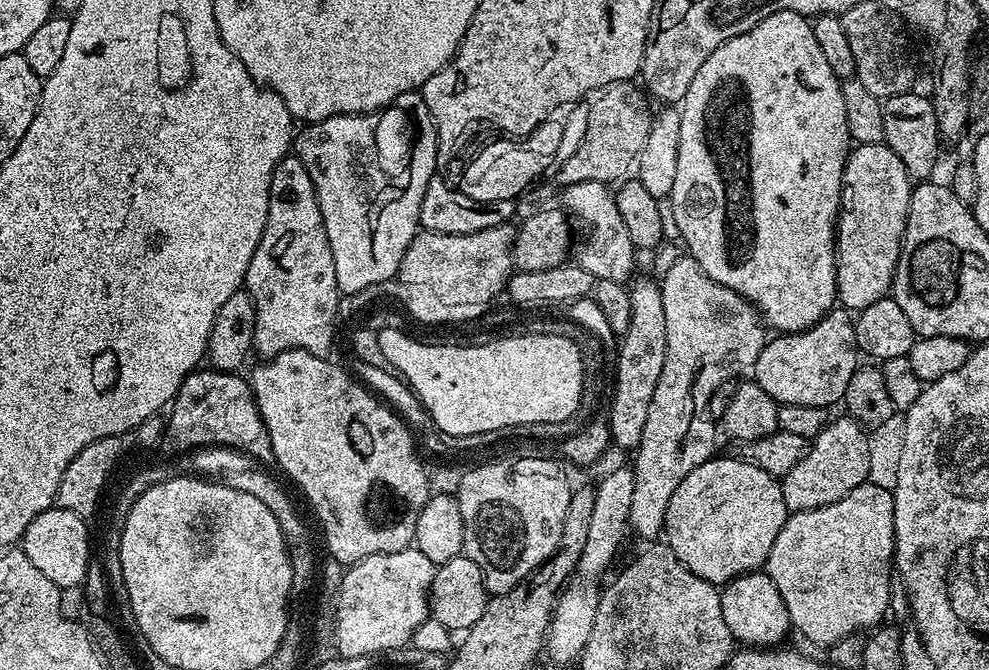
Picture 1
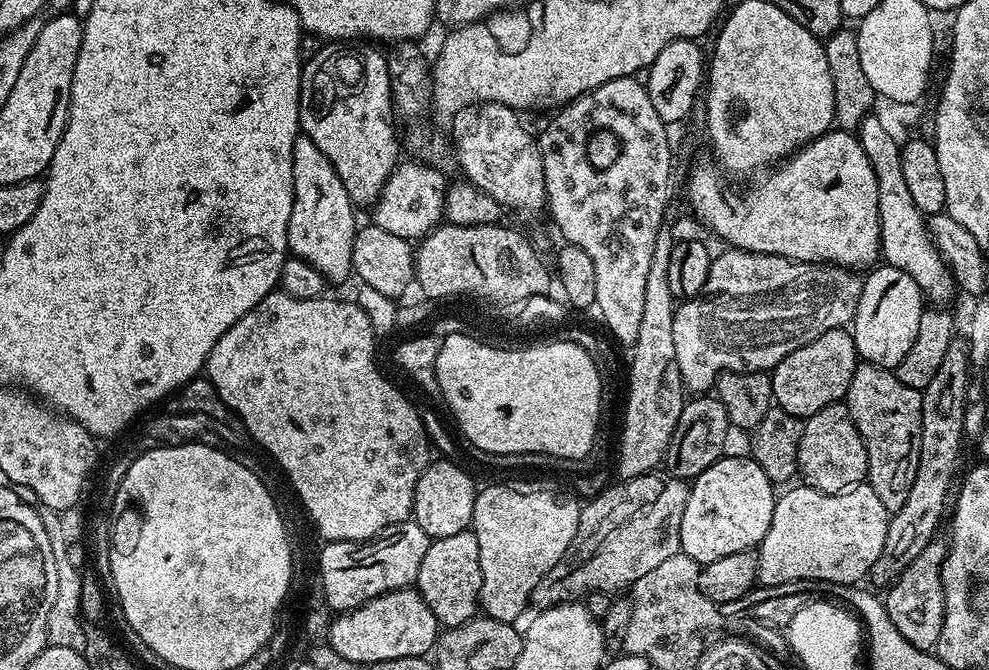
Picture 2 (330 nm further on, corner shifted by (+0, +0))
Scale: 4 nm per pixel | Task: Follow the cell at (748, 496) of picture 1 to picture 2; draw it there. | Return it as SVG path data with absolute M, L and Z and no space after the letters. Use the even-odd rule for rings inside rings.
M725 455L691 481L686 510L682 514L680 550L697 565L718 562L718 558L726 558L726 554L755 549L762 542L766 530L770 530L777 493L762 466L744 456Z

